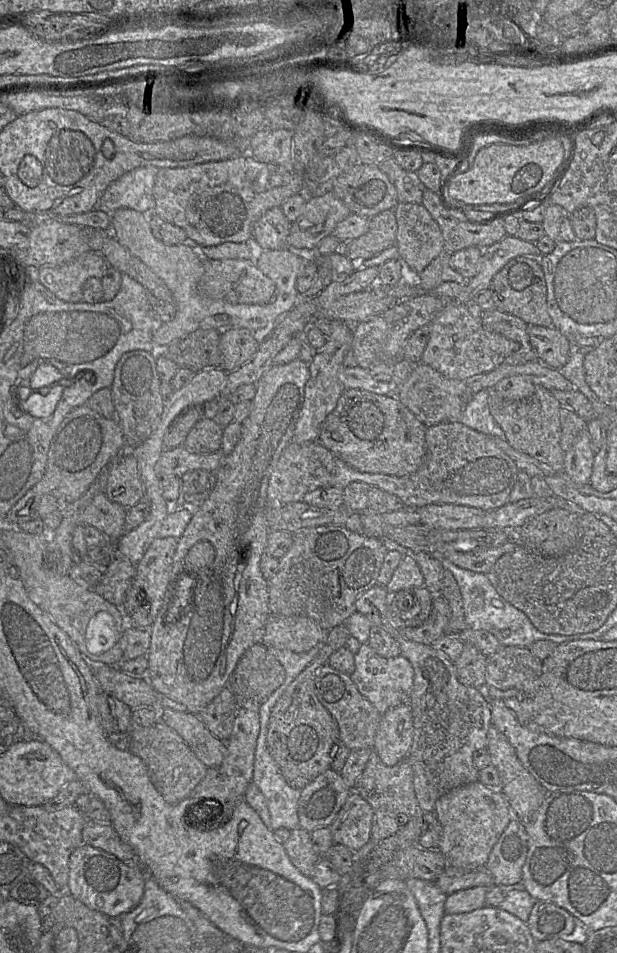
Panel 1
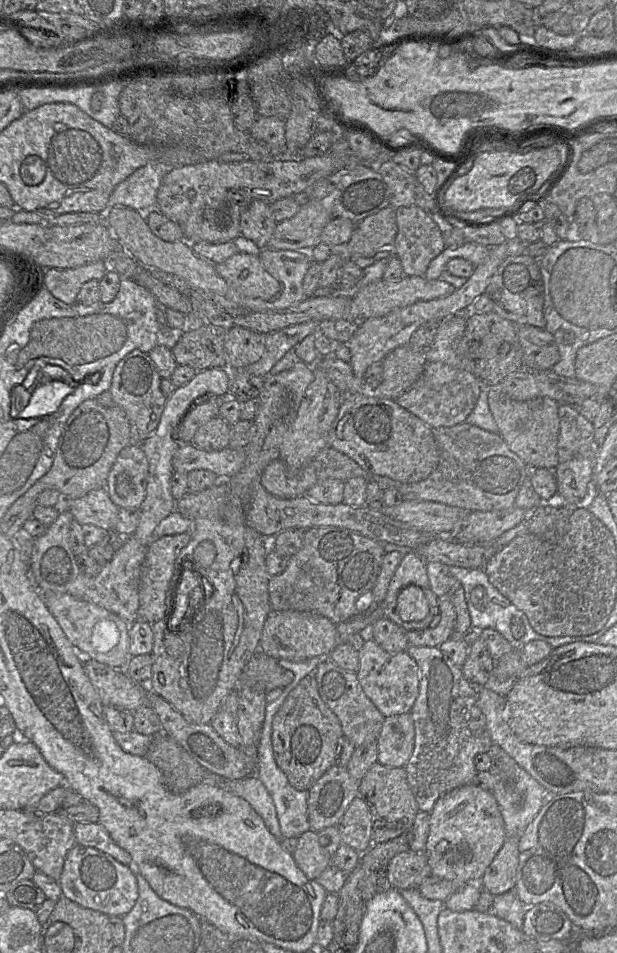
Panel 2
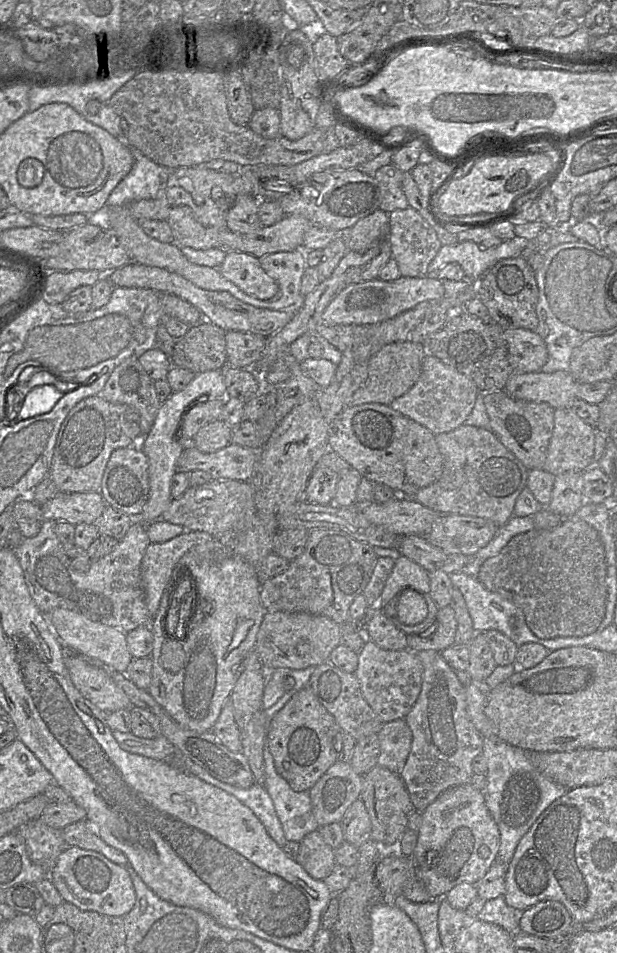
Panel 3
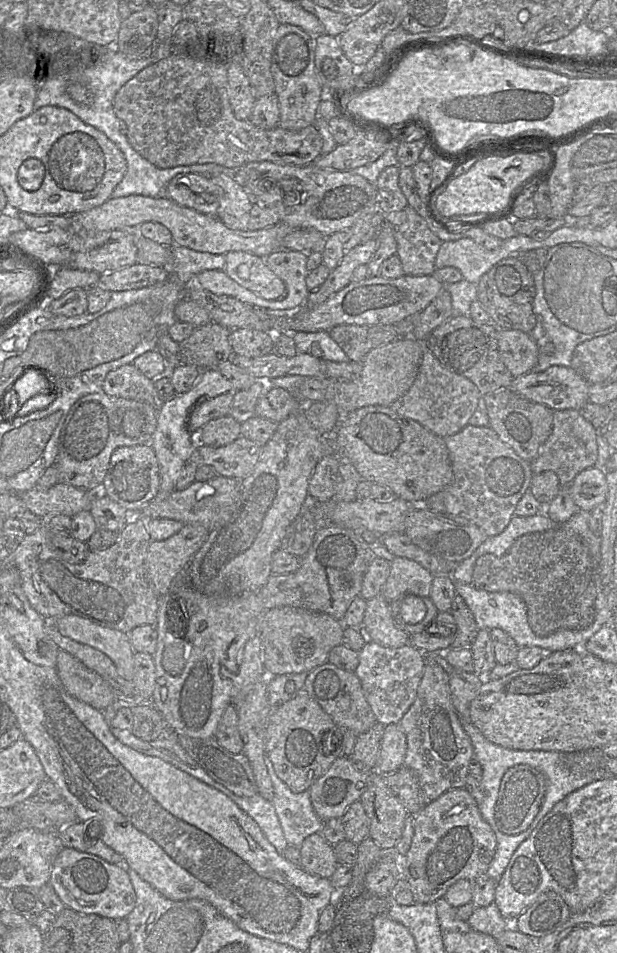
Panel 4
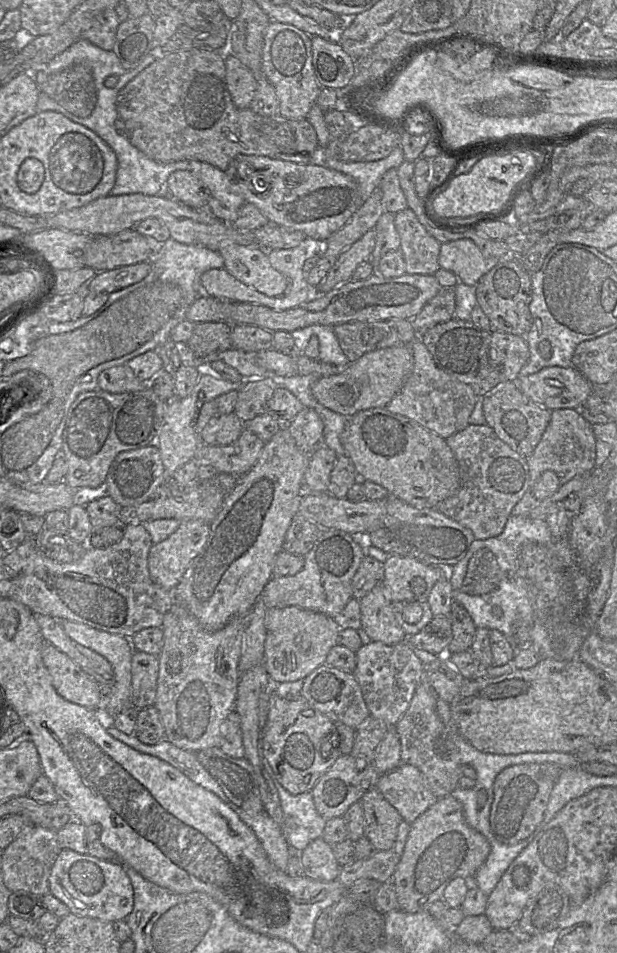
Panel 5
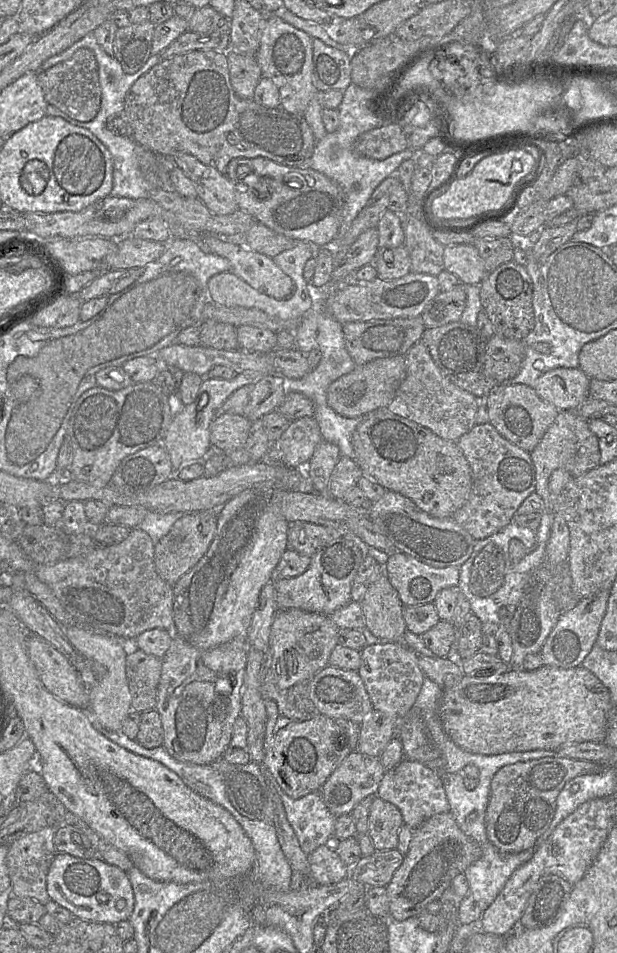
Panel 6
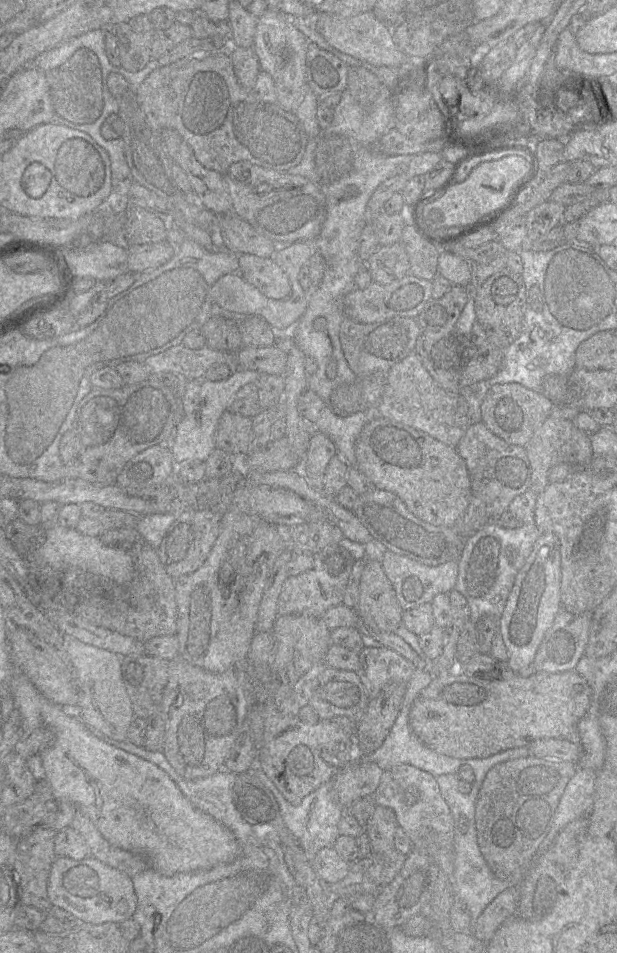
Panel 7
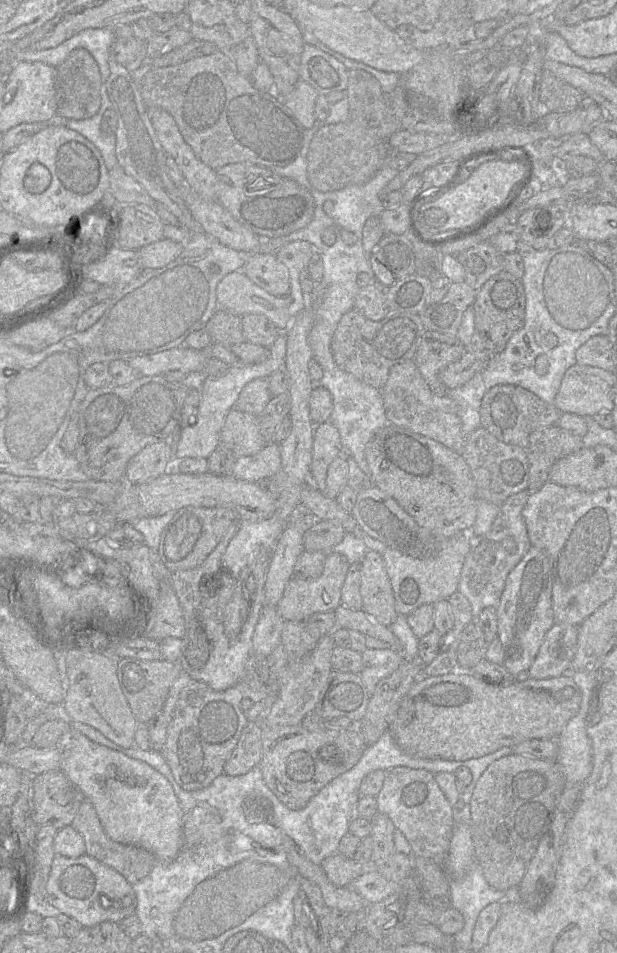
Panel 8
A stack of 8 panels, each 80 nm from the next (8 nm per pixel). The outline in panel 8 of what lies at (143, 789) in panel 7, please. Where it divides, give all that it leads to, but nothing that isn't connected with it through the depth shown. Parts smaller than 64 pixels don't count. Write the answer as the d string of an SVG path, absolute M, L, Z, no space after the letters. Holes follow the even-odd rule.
M71 729L66 737L65 741L58 747L61 748L61 767L60 770L67 776L67 778L79 788L79 790L84 794L85 799L89 800L99 817L102 827L107 834L107 836L115 841L122 844L133 845L143 848L150 853L152 853L158 860L158 862L171 862L179 855L181 852L184 839L183 839L183 811L179 804L179 801L174 793L173 787L170 782L157 770L152 768L147 763L130 758L119 751L112 750L105 746L96 744L88 739L85 735L81 734L77 730Z

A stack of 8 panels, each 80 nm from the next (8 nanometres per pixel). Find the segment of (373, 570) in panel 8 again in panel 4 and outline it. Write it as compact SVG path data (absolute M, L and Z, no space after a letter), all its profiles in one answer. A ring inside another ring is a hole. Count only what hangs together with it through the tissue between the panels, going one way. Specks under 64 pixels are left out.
M382 596L366 602L362 628L372 642L384 647L402 647L407 645L410 640L410 635L395 623L389 602Z

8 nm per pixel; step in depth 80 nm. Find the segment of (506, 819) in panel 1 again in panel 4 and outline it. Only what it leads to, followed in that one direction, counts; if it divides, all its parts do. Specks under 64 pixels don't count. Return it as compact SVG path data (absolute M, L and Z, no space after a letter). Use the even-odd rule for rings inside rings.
M465 787L451 789L428 803L416 815L411 846L408 852L400 857L399 879L408 883L414 904L434 903L437 899L443 898L448 888L458 880L465 879L473 883L476 879L487 876L496 847L496 834L483 819L475 798Z

